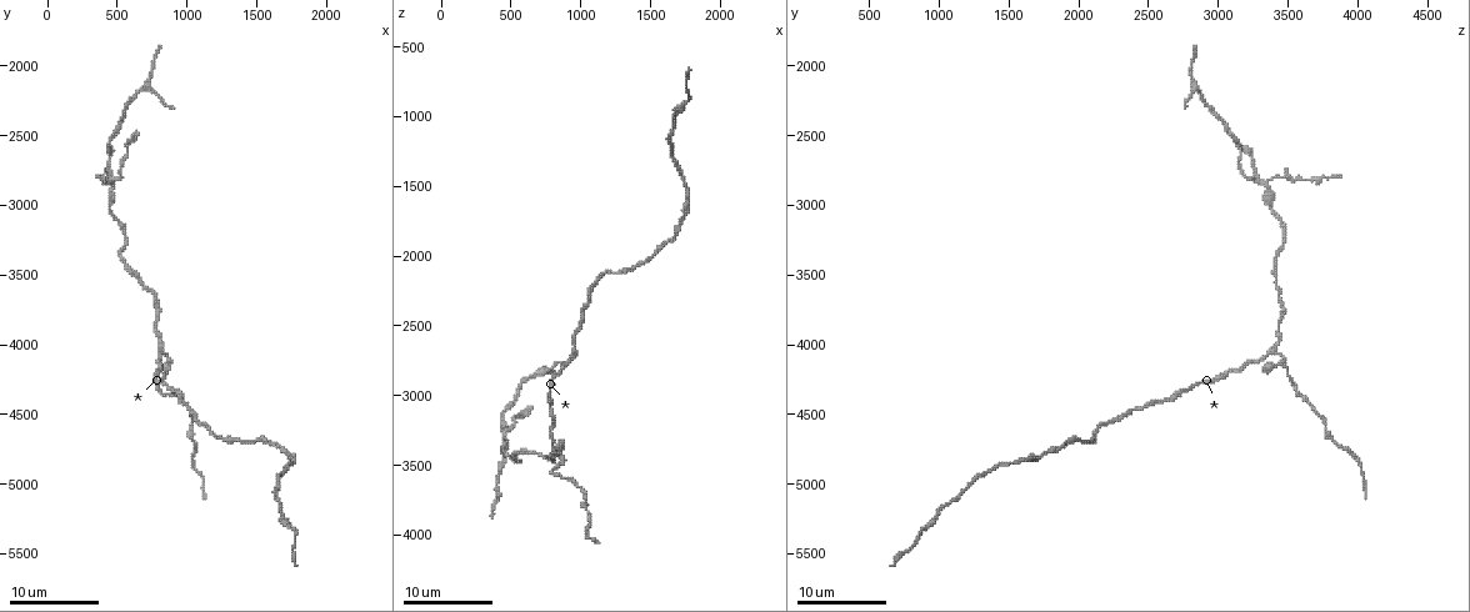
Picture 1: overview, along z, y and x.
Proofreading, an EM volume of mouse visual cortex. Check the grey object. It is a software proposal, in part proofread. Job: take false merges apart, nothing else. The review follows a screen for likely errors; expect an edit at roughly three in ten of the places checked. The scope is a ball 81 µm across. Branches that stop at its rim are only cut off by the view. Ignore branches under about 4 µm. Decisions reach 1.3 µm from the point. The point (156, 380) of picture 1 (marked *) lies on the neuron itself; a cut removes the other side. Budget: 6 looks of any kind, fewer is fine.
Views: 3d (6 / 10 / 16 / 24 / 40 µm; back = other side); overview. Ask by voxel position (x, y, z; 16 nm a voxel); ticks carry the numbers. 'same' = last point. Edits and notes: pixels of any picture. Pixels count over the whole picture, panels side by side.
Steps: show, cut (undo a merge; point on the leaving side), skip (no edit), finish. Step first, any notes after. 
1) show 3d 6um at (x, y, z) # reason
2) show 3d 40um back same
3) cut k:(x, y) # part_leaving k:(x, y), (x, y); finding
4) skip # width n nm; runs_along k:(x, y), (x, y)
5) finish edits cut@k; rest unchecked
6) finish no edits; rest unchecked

show 3d 10um at (820, 4060, 3400) # branch point

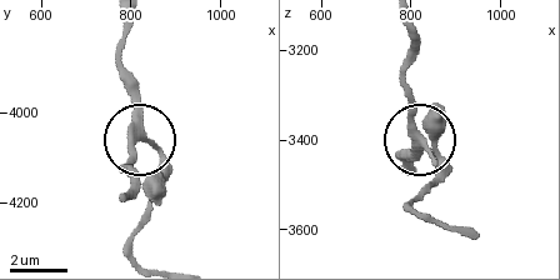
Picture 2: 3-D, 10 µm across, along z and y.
skip # width 290 nm; runs_along 2:(405, 25), (410, 111), (443, 181); continuous, no second neuron

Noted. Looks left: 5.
show 3d 16um at (960, 4380, 2660) # thick turns thin

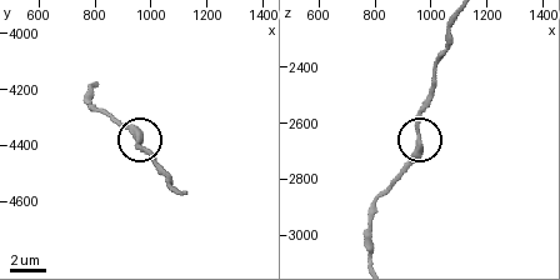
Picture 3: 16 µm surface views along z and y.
skip # runs_along 3:(370, 211), (416, 145), (421, 103); one neuron here

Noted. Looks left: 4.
show 3d 10um at (1740, 5320, 900) # sudden change in width

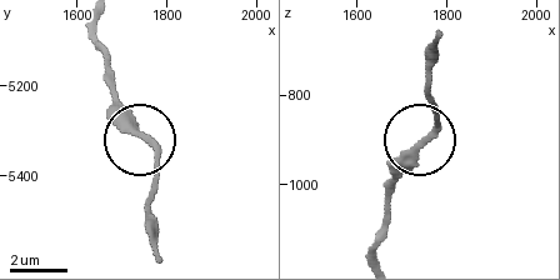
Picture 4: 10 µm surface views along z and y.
skip # width 270 nm; runs_along 4:(98, 23), (114, 108), (153, 151), (155, 191); one neuron here

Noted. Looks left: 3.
finish no edits; rest unchecked

